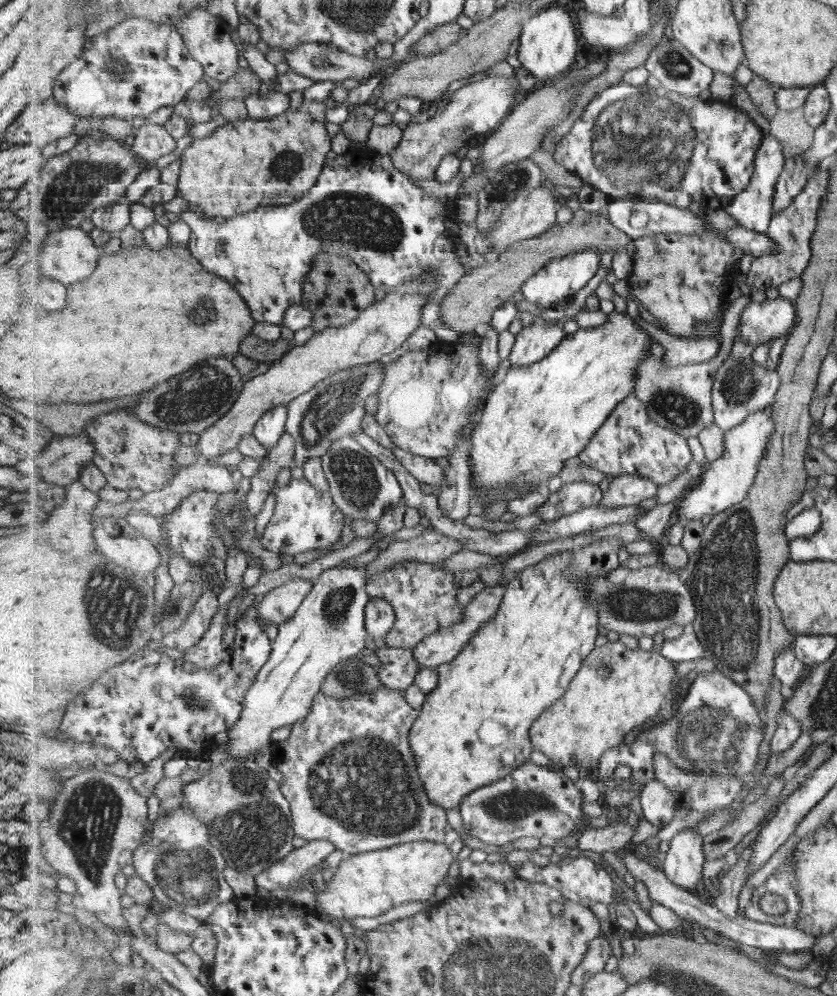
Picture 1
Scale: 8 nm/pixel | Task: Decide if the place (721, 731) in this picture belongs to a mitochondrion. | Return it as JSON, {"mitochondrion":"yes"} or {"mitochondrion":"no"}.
{"mitochondrion":"yes"}

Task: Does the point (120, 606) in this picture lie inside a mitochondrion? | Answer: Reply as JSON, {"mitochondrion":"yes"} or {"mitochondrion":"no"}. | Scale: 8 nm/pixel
{"mitochondrion":"yes"}

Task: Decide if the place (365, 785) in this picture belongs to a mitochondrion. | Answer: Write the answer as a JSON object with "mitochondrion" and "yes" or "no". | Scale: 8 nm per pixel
{"mitochondrion":"yes"}

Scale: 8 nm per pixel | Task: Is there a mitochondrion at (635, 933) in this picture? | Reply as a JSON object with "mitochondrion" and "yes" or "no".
{"mitochondrion":"no"}

